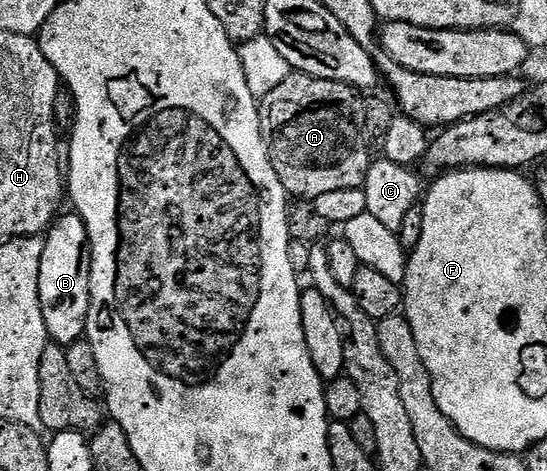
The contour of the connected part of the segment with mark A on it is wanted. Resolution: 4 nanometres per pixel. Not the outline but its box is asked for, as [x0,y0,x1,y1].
[258,72,372,200]

